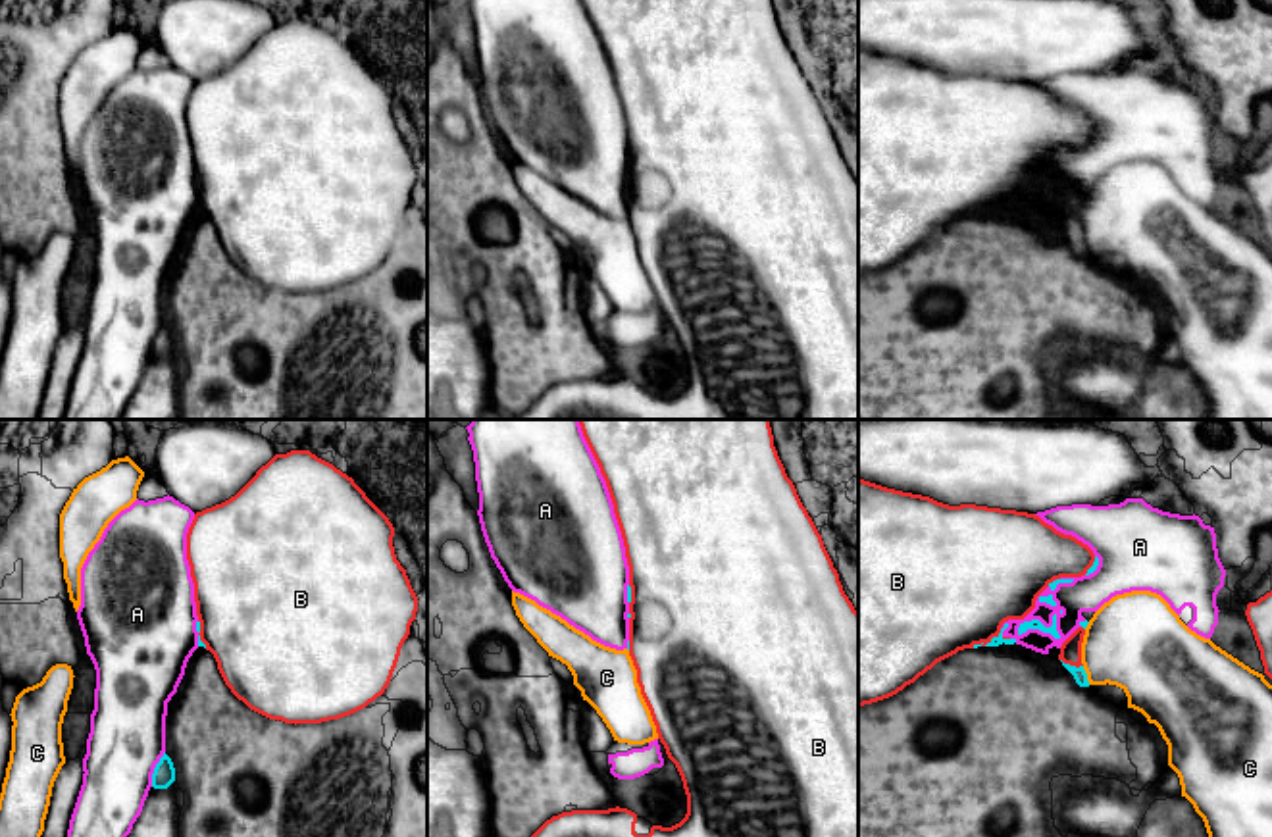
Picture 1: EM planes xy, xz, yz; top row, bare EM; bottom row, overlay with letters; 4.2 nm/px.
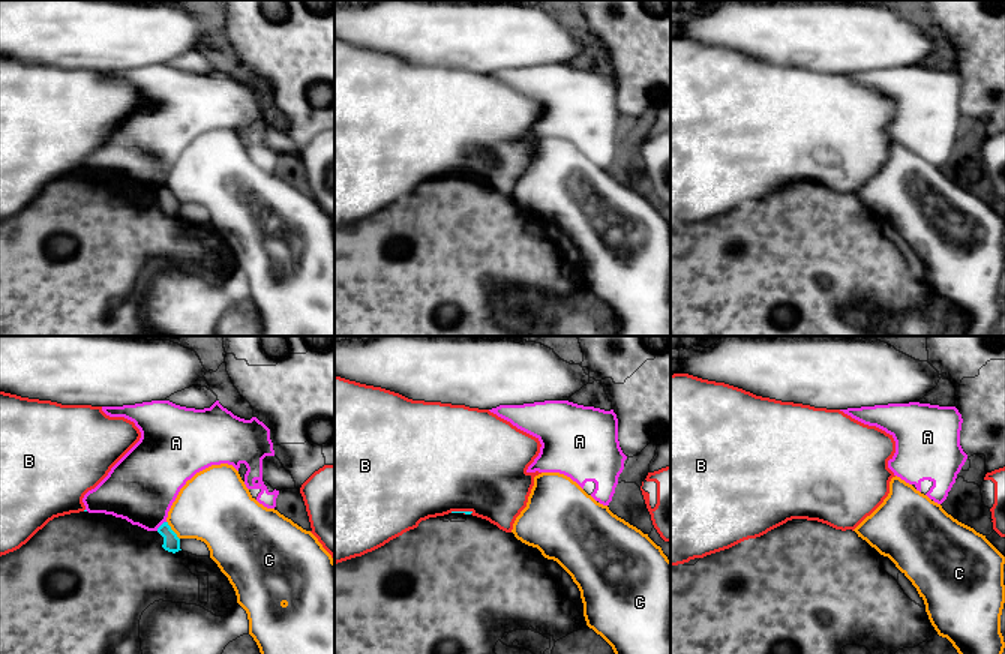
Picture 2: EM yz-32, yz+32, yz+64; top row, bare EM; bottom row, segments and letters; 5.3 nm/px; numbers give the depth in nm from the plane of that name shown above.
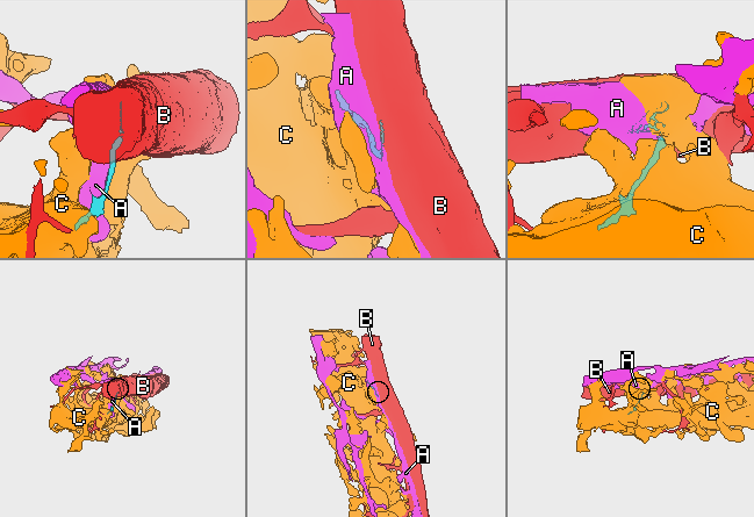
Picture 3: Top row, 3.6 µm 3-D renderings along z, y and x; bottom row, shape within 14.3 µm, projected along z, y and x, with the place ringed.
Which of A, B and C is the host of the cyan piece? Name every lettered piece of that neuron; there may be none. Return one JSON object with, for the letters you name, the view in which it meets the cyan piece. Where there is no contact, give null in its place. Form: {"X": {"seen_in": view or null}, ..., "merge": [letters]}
{"B": {"seen_in": "yz"}, "merge": ["B"]}

